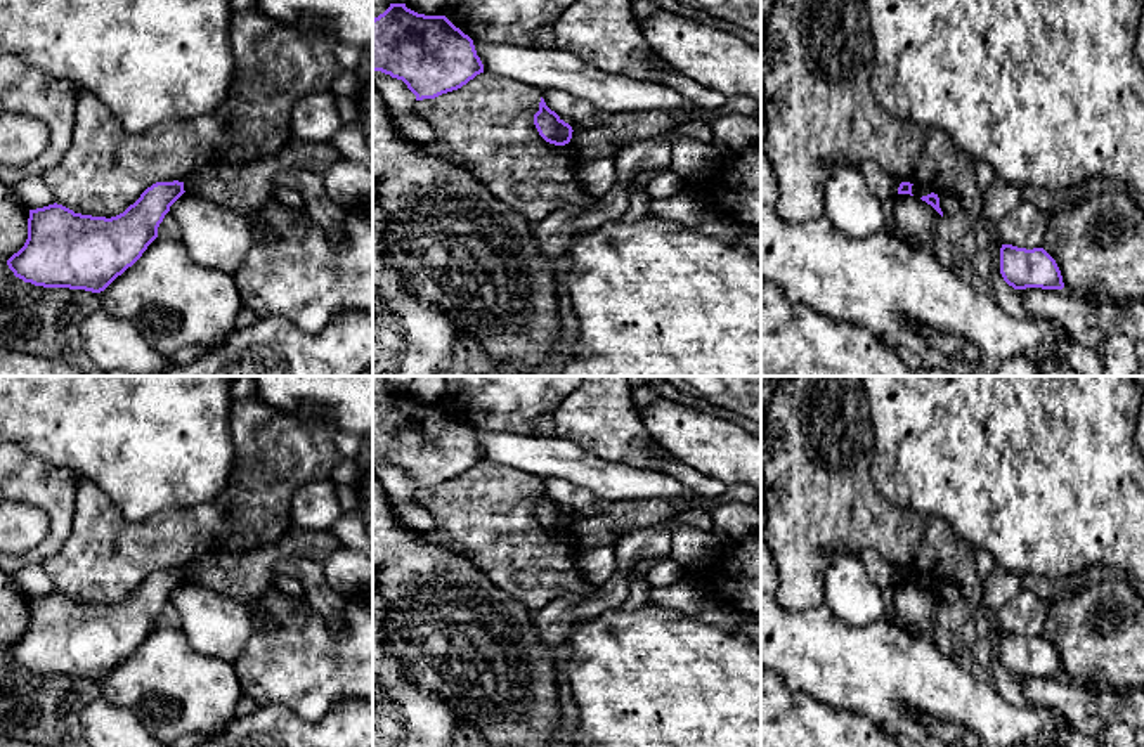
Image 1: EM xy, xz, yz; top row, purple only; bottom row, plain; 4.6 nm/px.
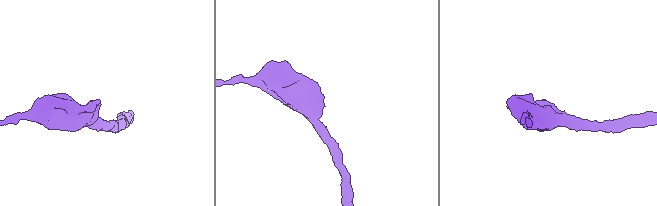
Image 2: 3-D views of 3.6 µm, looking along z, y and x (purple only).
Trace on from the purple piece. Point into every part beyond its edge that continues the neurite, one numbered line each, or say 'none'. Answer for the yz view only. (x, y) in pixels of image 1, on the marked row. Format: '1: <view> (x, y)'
none

